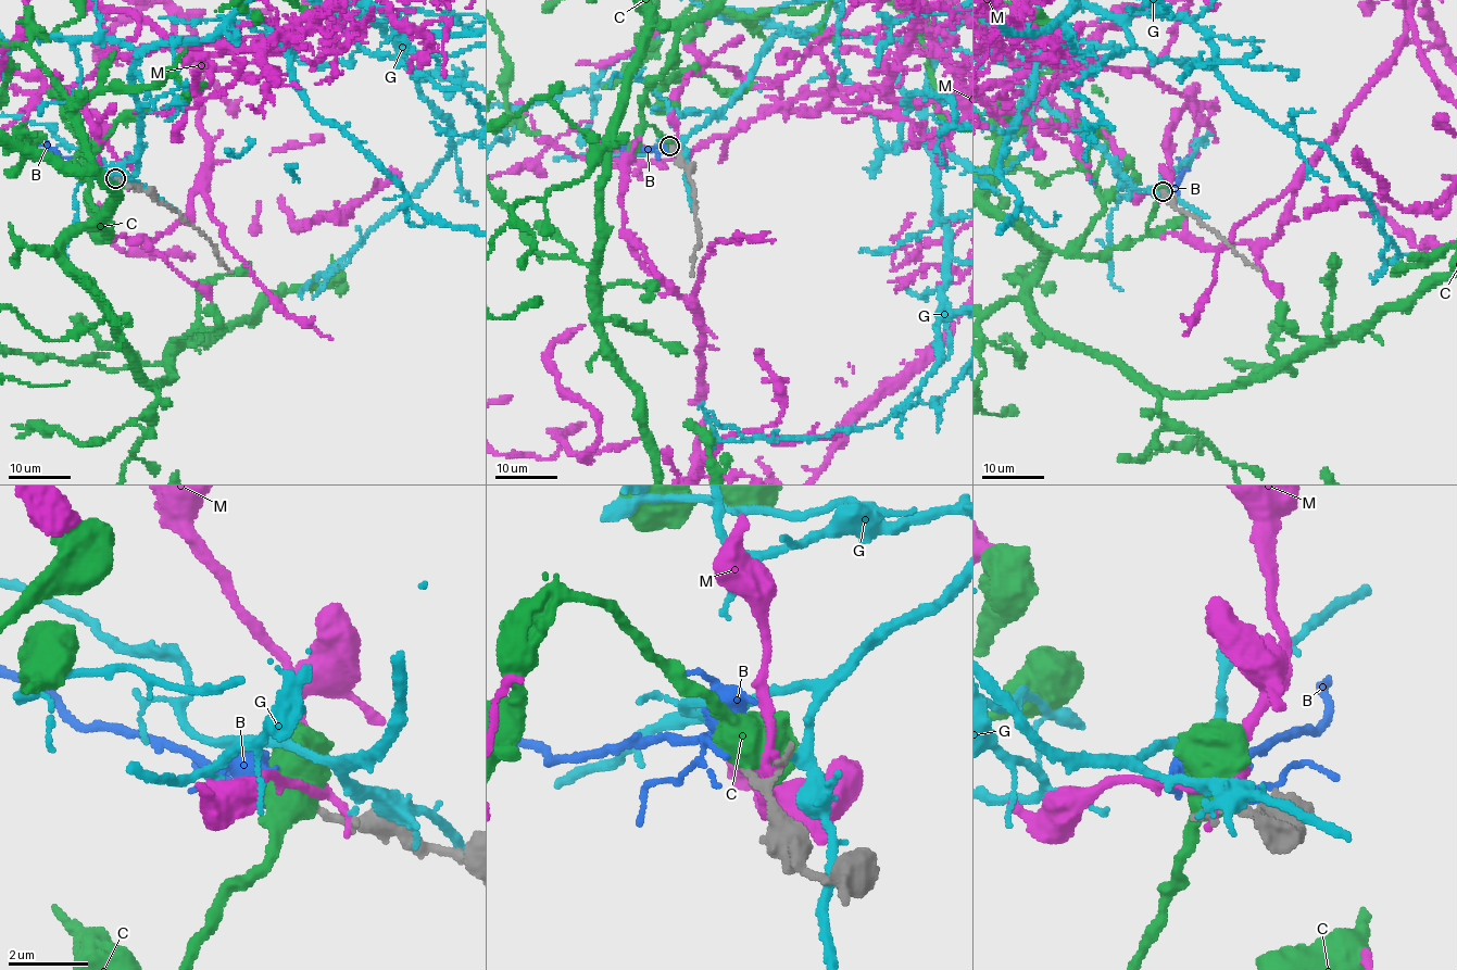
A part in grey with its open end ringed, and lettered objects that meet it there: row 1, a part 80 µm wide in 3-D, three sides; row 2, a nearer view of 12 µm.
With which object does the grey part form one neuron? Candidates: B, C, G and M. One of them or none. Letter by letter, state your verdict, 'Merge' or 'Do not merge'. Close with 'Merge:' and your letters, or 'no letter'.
B: Do not merge
C: Do not merge
G: Do not merge
M: Do not merge
Merge: no letter

